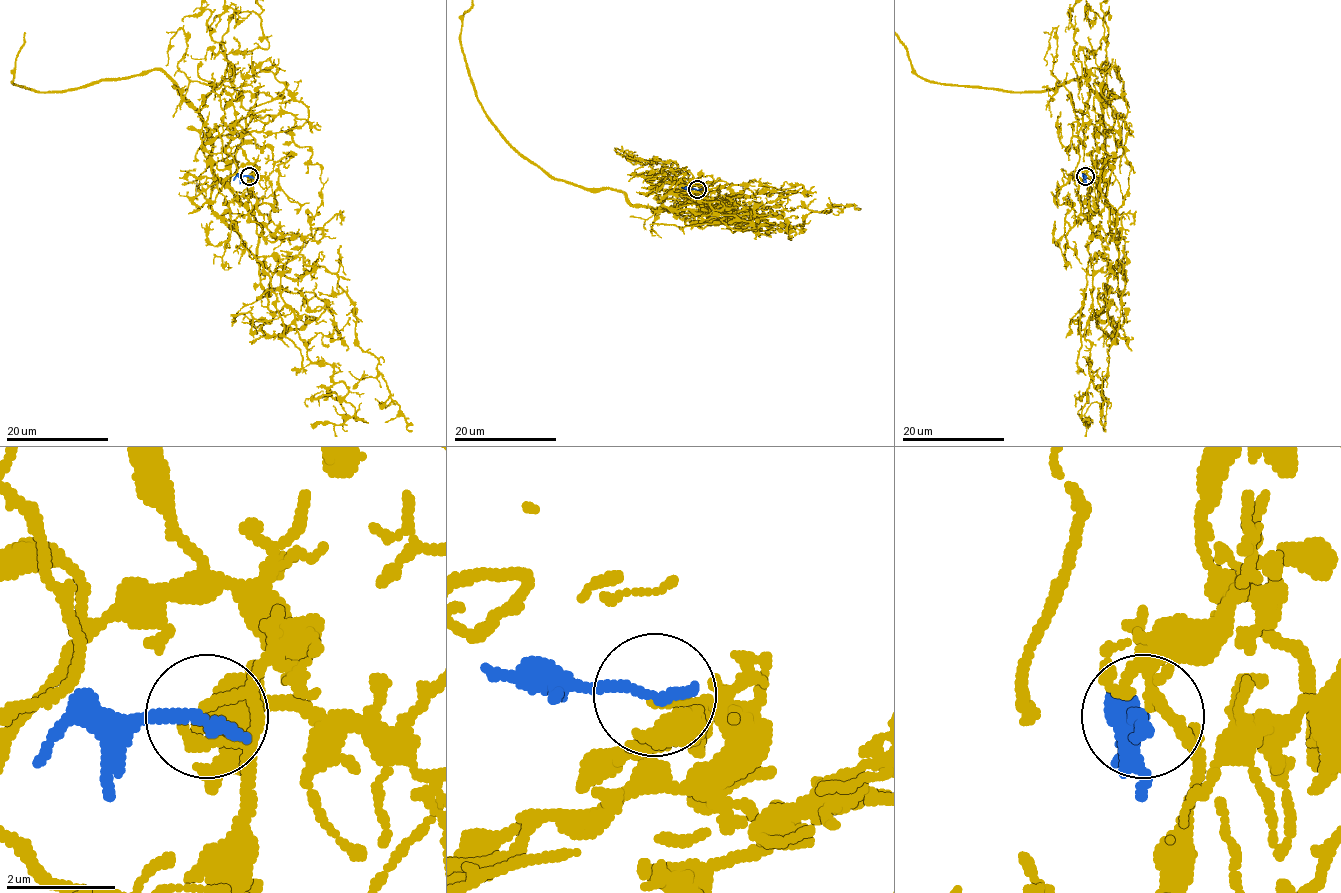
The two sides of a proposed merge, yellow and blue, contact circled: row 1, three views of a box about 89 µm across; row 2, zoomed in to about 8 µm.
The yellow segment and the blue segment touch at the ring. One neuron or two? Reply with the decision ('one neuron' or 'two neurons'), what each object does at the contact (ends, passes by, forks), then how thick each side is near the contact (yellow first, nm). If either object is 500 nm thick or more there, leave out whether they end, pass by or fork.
one neuron | yellow passes by | blue ends | 130/280 nm

